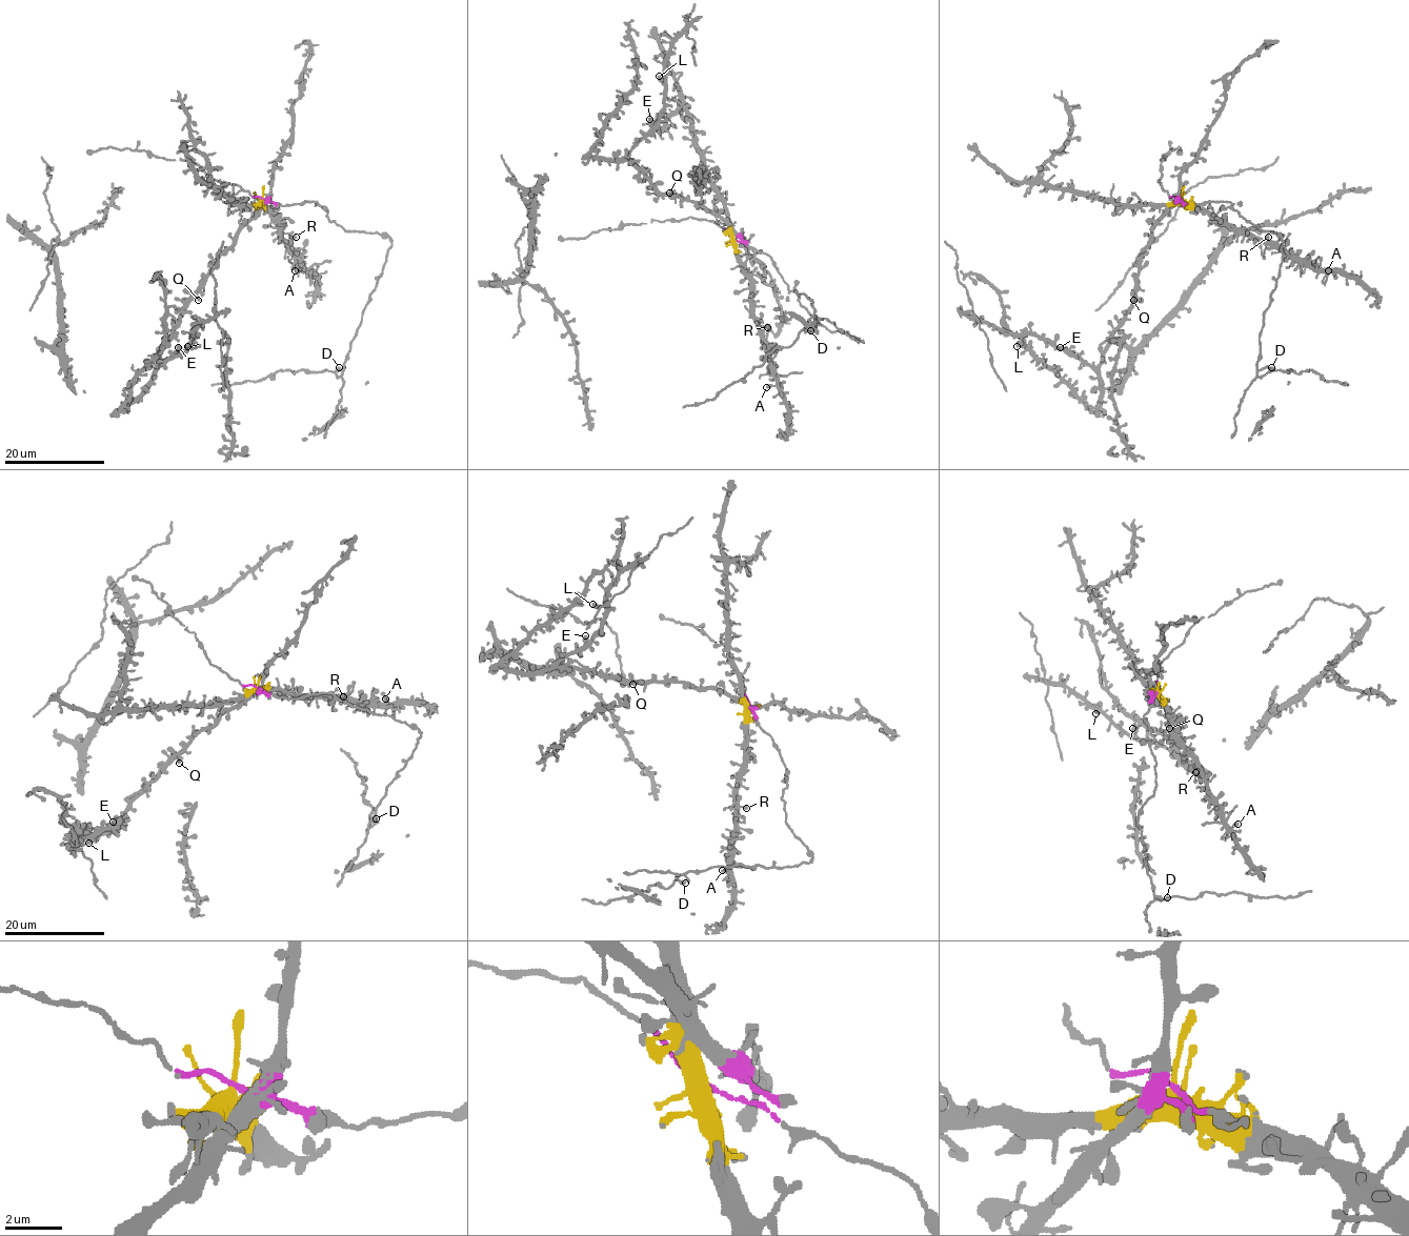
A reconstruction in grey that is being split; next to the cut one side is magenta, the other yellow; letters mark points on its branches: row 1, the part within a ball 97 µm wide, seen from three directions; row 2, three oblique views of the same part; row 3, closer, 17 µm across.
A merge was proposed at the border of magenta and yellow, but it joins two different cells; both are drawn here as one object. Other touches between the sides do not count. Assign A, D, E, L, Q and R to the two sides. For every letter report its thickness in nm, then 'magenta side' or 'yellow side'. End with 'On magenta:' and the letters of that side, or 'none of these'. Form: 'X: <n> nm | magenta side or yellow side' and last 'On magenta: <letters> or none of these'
A: 480 nm | yellow side
D: 340 nm | magenta side
E: 600 nm | magenta side
L: 420 nm | magenta side
Q: 190 nm | magenta side
R: 360 nm | yellow side
On magenta: D, E, L, Q

